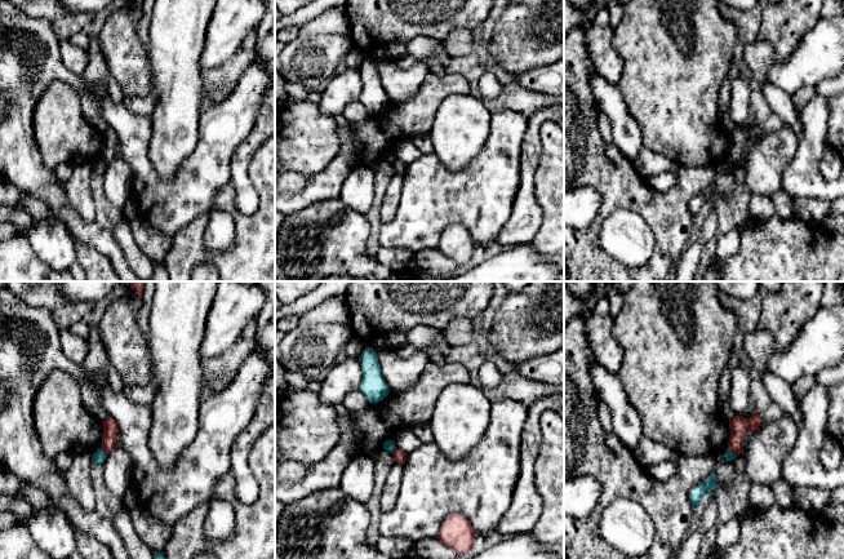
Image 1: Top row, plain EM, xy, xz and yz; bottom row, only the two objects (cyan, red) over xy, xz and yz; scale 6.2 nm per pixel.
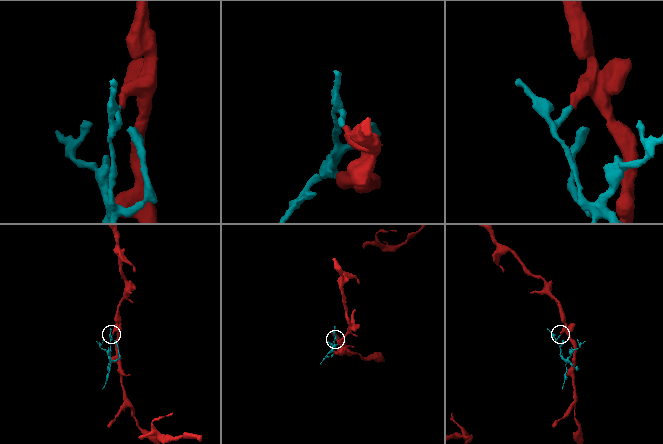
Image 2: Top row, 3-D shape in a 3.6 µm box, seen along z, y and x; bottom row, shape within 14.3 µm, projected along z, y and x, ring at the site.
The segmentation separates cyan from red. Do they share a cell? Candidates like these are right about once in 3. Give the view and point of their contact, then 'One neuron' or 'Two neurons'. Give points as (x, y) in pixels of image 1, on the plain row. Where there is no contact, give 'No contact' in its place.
Touches cyan at yz (732, 163). Two neurons

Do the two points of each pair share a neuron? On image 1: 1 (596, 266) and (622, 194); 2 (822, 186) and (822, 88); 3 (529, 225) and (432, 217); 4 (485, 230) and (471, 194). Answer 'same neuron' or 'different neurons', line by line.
1: same neuron
2: different neurons
3: different neurons
4: same neuron

